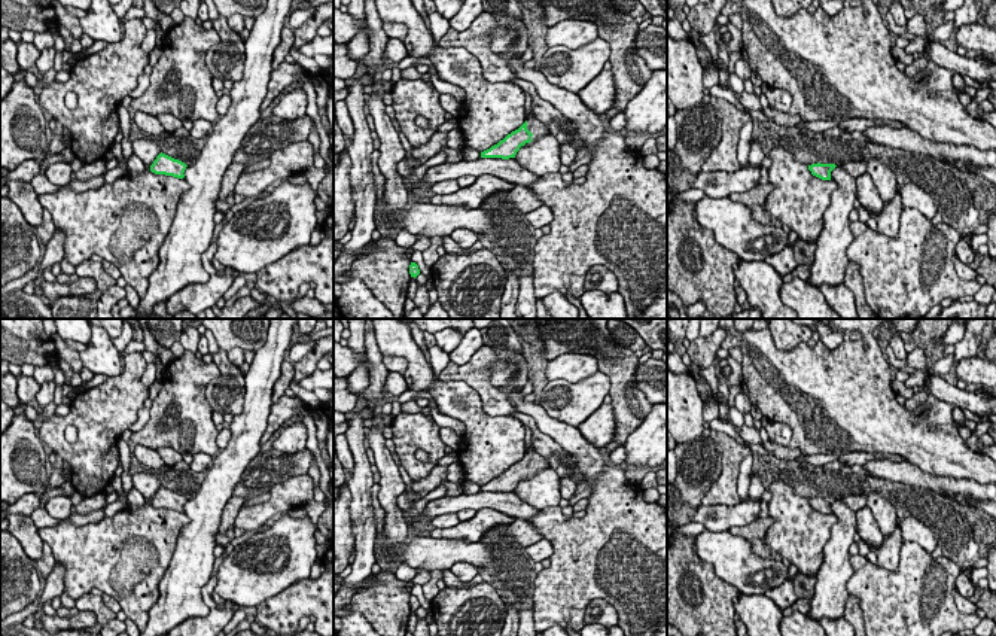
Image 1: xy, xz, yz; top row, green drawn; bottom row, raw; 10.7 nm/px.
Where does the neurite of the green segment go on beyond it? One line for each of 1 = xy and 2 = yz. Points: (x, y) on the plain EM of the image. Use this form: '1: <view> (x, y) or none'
1: none
2: none

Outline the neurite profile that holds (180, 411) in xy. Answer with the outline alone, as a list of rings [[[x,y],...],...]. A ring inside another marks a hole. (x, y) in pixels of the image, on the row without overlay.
[[[185,350],[161,374],[162,389],[149,408],[150,419],[131,441],[152,450],[171,447],[180,454],[217,454],[219,432],[205,387],[220,375],[214,362],[205,363]]]

